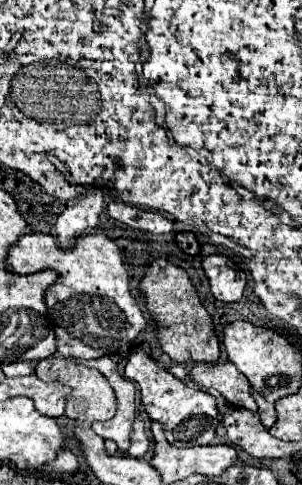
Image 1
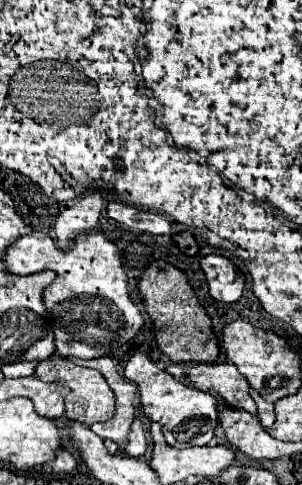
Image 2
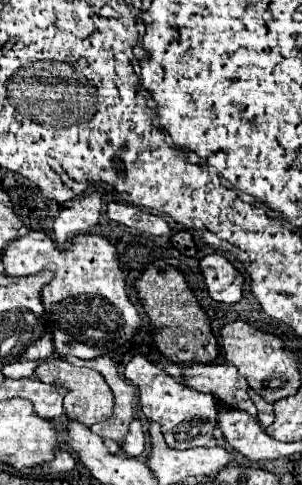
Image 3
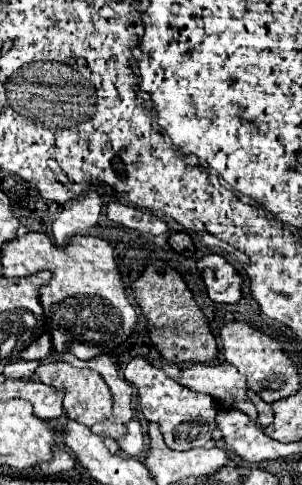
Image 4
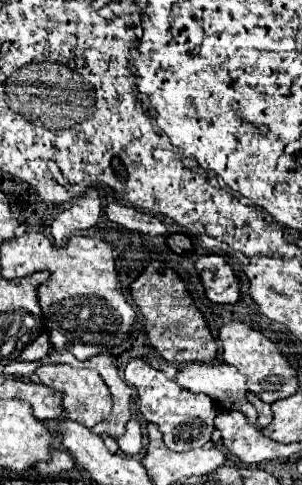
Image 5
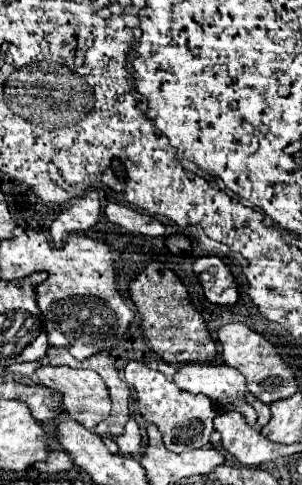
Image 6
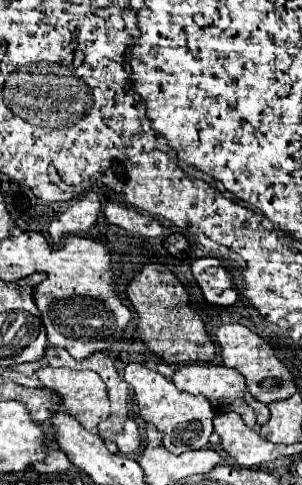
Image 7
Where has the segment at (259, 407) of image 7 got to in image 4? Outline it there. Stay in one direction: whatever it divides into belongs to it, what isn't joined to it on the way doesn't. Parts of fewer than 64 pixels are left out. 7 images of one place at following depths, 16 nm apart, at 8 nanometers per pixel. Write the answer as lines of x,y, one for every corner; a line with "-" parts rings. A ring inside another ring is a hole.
252,390
248,392
248,398
254,400
254,406
256,406
256,410
258,410
258,420
256,420
256,424
258,424
260,428
266,428
268,424
272,424
272,420
274,420
272,406
266,404
264,400
260,400
260,396
256,396

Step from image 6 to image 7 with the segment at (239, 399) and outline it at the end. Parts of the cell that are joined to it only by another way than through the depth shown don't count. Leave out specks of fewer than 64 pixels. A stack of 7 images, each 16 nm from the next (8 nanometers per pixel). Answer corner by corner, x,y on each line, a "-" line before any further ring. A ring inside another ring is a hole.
186,364
176,368
172,382
176,384
176,388
180,388
182,392
190,392
190,394
202,394
208,398
208,402
212,404
214,412
236,412
242,416
244,424
248,428
256,426
256,416
252,412
252,408
248,408
248,404
244,402
244,376
240,376
240,372
226,368
226,366
212,366
212,364

